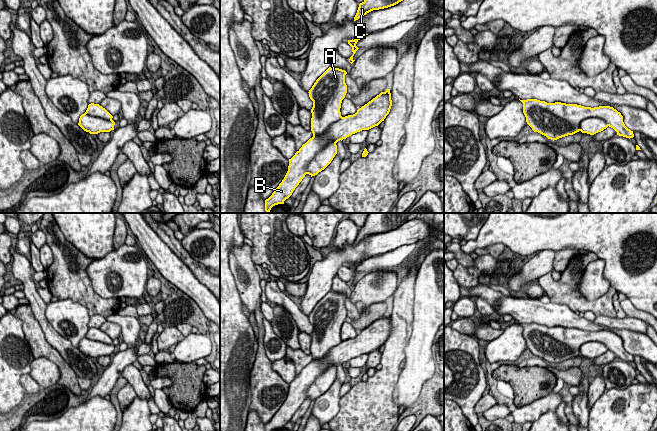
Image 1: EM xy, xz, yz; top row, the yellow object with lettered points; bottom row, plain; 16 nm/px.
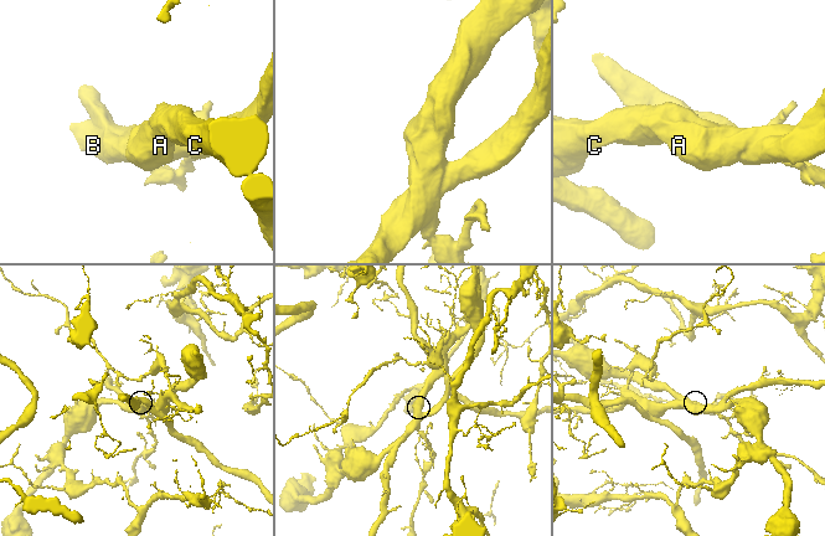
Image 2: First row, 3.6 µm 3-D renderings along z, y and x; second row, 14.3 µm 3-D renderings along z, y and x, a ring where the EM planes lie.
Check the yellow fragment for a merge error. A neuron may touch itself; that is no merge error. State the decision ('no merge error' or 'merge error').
no merge error

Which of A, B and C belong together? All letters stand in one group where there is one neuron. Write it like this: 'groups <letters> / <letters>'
groups A B C

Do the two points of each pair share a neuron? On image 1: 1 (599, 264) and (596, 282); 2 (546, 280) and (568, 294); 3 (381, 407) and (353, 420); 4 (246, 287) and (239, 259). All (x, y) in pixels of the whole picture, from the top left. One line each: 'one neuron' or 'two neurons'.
1: one neuron
2: one neuron
3: one neuron
4: one neuron

